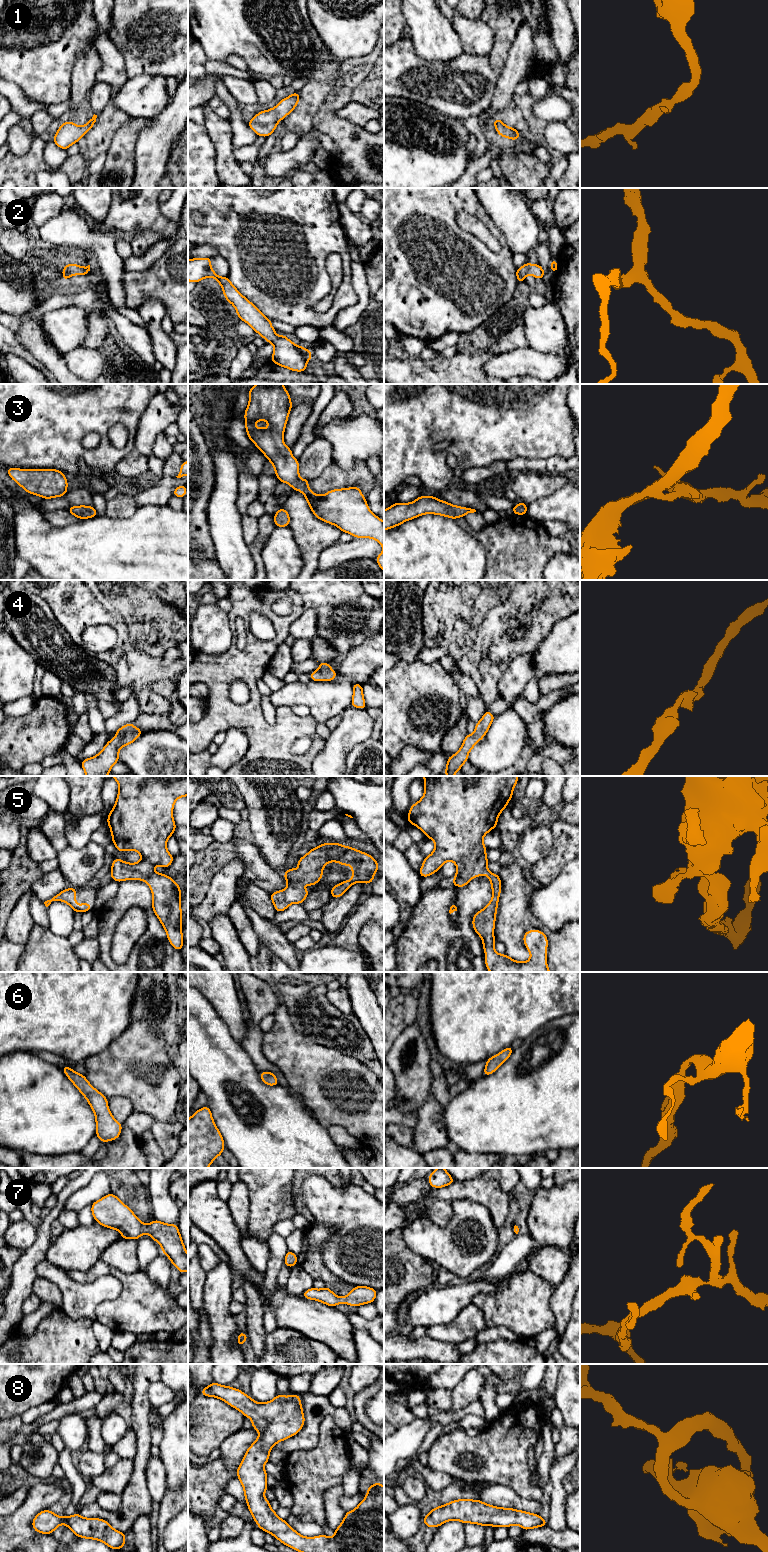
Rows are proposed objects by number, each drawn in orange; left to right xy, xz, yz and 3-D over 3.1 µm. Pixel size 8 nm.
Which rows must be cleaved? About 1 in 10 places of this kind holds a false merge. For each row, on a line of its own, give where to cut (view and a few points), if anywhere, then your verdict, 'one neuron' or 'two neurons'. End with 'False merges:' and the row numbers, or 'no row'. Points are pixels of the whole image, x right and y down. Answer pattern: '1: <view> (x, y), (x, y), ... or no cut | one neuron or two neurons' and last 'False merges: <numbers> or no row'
1: no cut | one neuron
2: no cut | one neuron
3: no cut | one neuron
4: no cut | one neuron
5: no cut | one neuron
6: no cut | one neuron
7: no cut | one neuron
8: no cut | one neuron
False merges: no row

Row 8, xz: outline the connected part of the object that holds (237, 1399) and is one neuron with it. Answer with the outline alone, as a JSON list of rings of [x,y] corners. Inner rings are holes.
[[[215,1382],[202,1389],[200,1394],[221,1399],[239,1410],[245,1417],[251,1419],[252,1427],[259,1432],[258,1438],[247,1449],[237,1468],[237,1478],[243,1486],[245,1500],[253,1520],[261,1530],[271,1533],[285,1546],[297,1552],[384,1552],[384,1486],[376,1481],[367,1488],[367,1495],[359,1505],[354,1510],[346,1512],[344,1520],[334,1530],[333,1538],[325,1534],[316,1537],[302,1536],[277,1516],[270,1507],[270,1502],[264,1497],[268,1488],[266,1481],[268,1474],[263,1466],[269,1461],[271,1448],[276,1443],[296,1435],[305,1423],[302,1403],[299,1399],[301,1394],[290,1396],[277,1394],[269,1402],[257,1403],[241,1390]]]

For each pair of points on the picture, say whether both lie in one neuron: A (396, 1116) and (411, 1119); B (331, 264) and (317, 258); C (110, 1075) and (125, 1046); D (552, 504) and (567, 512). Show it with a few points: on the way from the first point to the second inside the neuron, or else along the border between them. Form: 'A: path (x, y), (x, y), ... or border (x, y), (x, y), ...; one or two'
A: path (400, 1118), (407, 1119); one
B: border (337, 252), (332, 252), (325, 261), (330, 284); two
C: path (117, 1068), (125, 1060), (125, 1053); one
D: path (556, 507), (563, 508); one

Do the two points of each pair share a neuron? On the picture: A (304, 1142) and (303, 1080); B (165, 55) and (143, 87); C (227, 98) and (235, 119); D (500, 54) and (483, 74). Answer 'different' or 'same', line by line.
A: different
B: different
C: same
D: different

